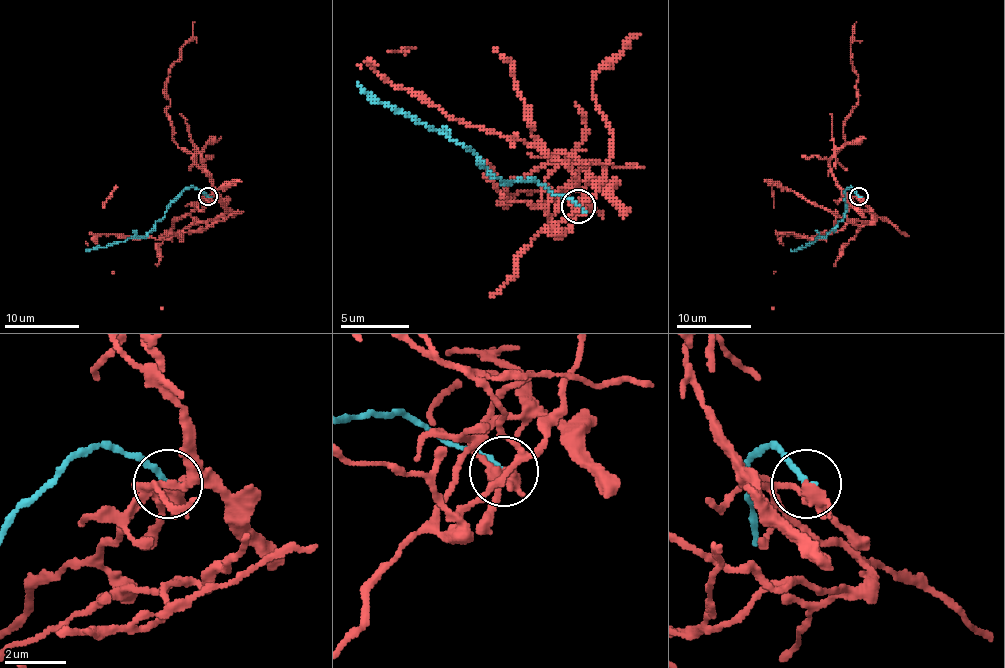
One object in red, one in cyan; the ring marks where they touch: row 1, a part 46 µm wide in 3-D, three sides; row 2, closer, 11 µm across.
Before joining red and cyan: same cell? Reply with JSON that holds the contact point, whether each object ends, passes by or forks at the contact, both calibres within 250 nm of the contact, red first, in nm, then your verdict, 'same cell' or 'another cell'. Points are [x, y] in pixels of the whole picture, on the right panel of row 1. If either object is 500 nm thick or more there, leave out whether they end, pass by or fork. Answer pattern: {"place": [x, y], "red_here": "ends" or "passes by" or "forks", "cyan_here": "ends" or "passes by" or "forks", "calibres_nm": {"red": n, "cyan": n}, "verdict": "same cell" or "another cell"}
{"place": [859, 196], "red_here": "forks", "cyan_here": "ends", "calibres_nm": {"red": 300, "cyan": 190}, "verdict": "another cell"}

